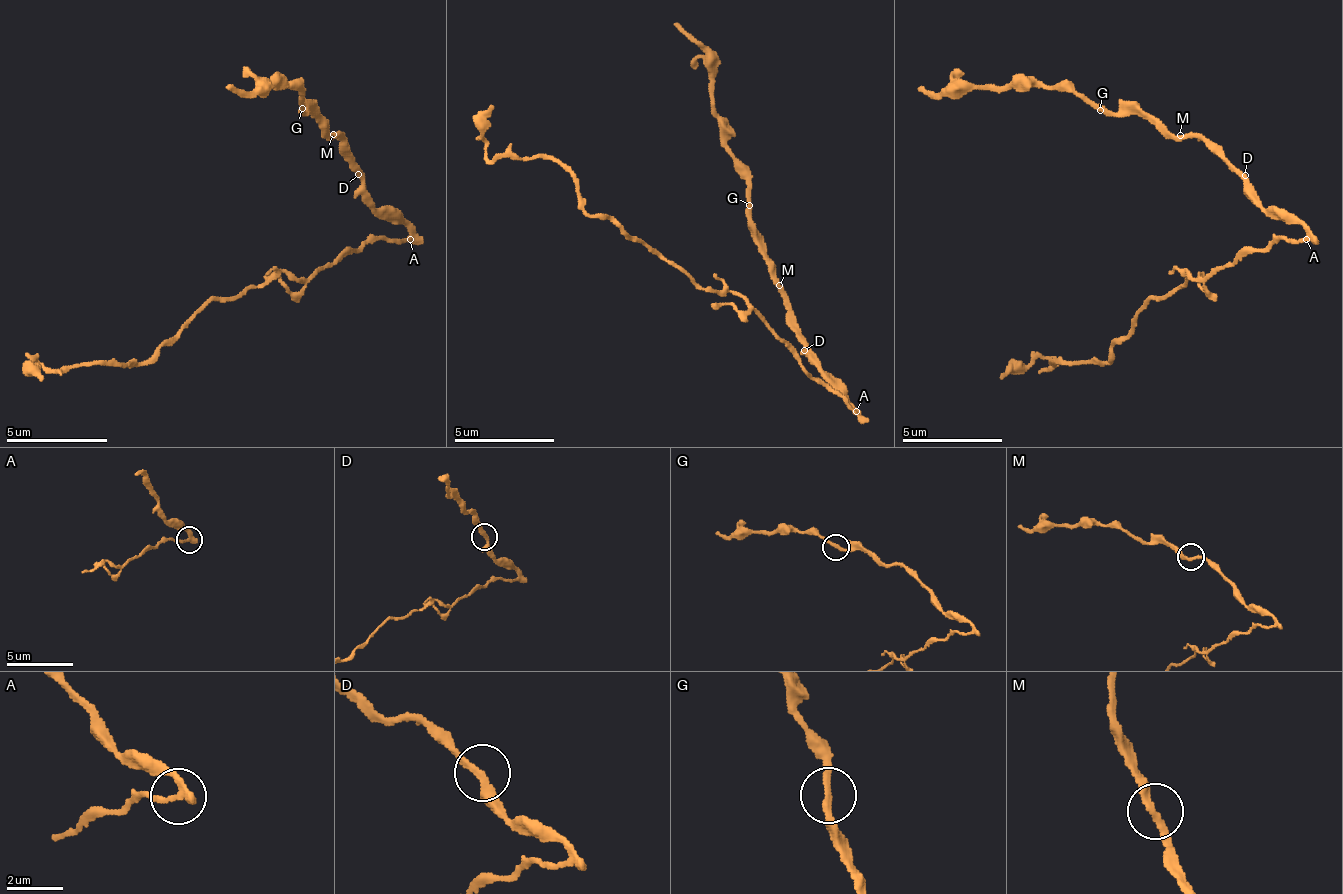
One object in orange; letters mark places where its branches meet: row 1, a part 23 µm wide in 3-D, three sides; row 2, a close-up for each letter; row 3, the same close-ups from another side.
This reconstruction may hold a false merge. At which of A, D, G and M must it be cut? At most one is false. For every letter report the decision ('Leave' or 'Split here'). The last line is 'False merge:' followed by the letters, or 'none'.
A: Split here
D: Leave
G: Leave
M: Leave
False merge: A

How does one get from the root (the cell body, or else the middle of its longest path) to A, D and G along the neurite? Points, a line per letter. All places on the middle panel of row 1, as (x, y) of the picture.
A: (824, 380), (854, 410)
D: (824, 380), (854, 410), (844, 390), (804, 350)
G: (824, 380), (854, 410), (789, 325), (789, 305), (774, 265), (754, 235), (749, 205)

